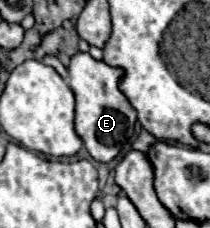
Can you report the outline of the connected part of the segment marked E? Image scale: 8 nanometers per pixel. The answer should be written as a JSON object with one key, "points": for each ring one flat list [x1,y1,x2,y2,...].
{"points":[[78,52,72,56,68,72,70,88,76,96,76,134,82,138,94,160,110,162,134,134,136,124,136,110,118,88,122,70,108,66,106,62,98,62,90,54]]}

